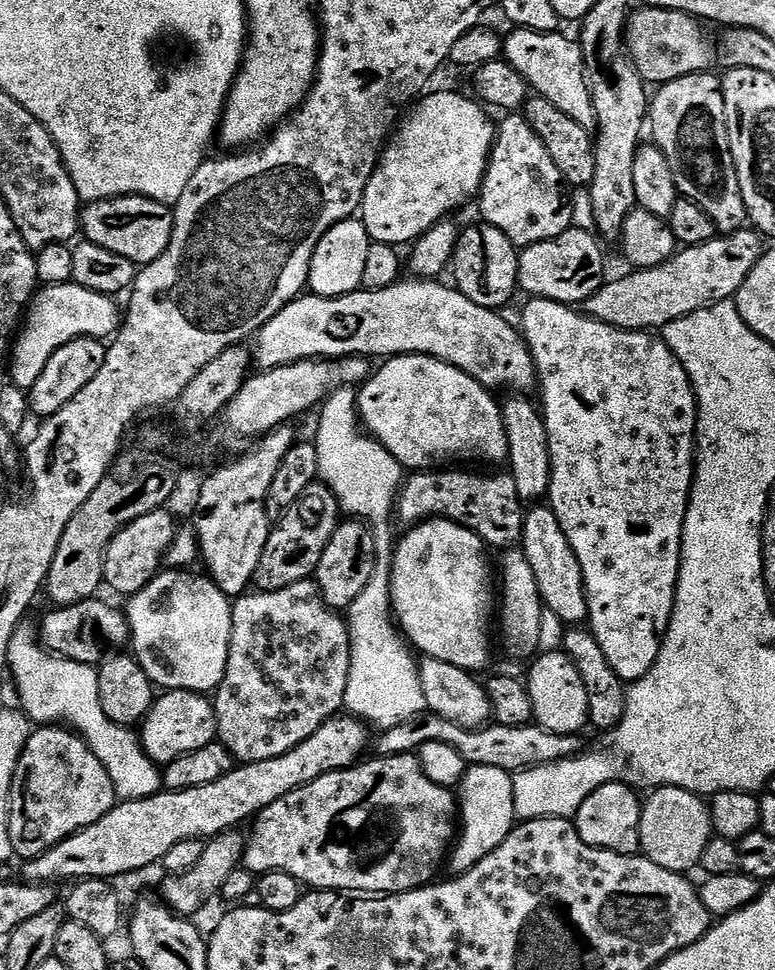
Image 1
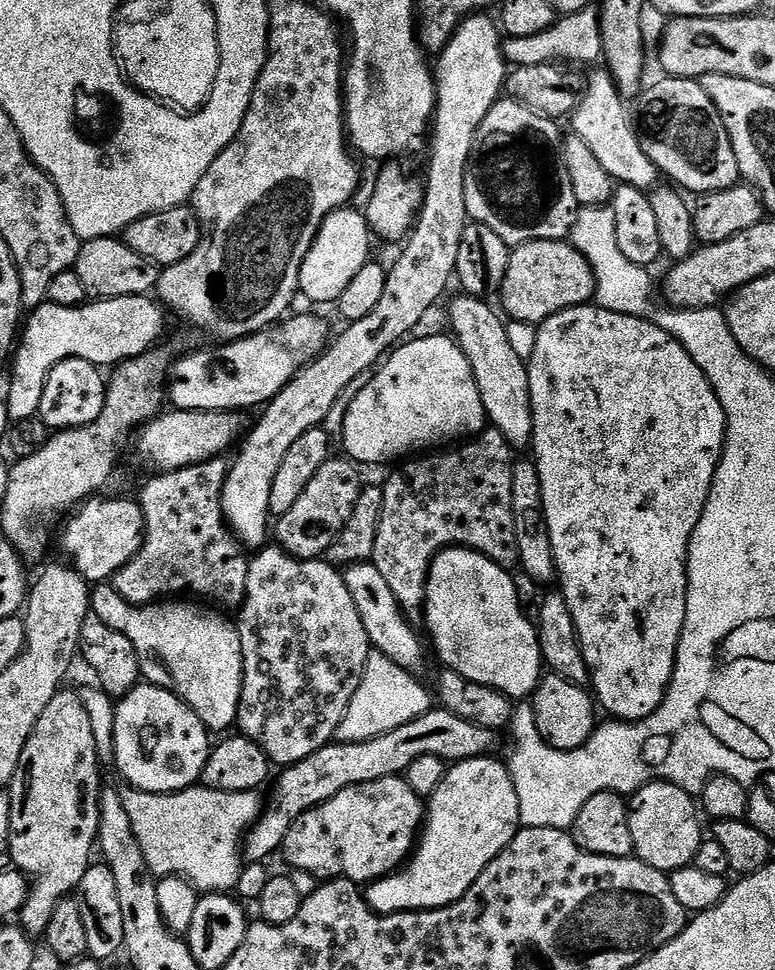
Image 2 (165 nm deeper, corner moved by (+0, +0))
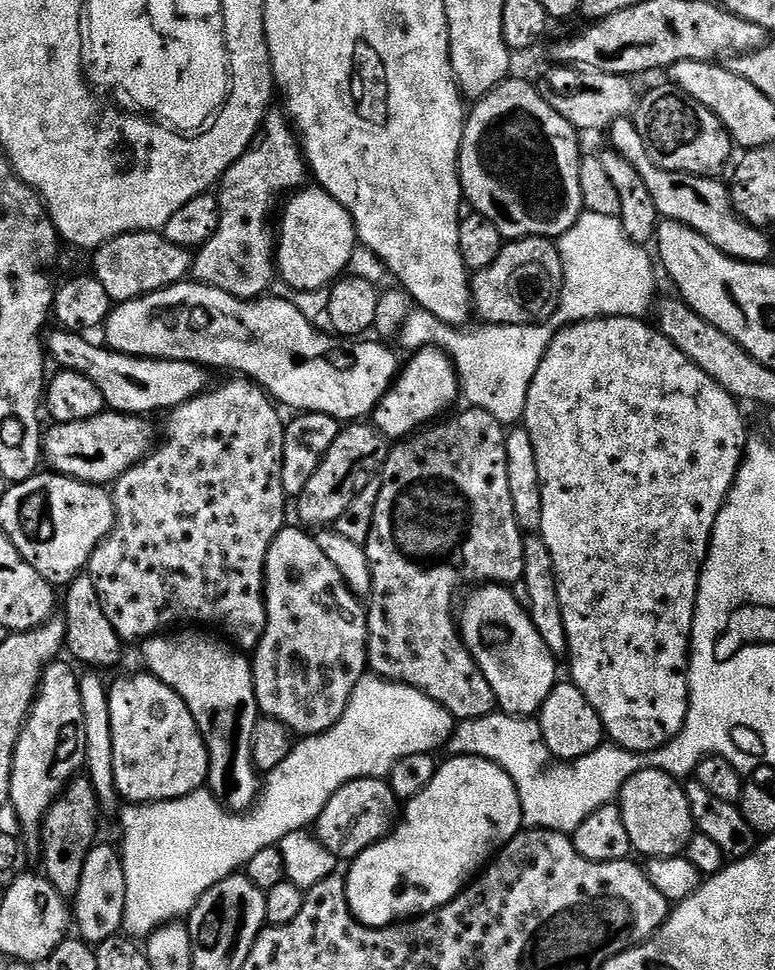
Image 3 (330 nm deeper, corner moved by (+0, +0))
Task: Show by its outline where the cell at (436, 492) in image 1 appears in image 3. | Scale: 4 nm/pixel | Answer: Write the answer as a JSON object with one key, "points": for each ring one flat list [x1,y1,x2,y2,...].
{"points":[[471,406,465,407,465,409,465,412,460,412,457,416,449,415,443,422,433,423,431,426,415,433,411,438,405,438,395,445,394,451,389,455,388,461,384,463,382,469,384,485,376,499,374,526,370,530,370,538,366,545,370,574,372,575,372,594,370,597,372,605,368,604,366,608,368,614,369,669,384,680,392,680,396,684,408,684,412,688,418,689,434,702,441,704,448,713,456,717,457,721,460,722,490,716,497,711,498,705,490,682,486,682,482,670,469,654,463,639,456,637,458,632,456,588,462,587,463,584,483,586,493,583,501,586,511,586,516,580,523,580,525,538,525,533,520,529,518,522,514,518,514,498,510,498,510,474,506,474,508,432,505,425,497,422,490,414,486,414,486,410]]}

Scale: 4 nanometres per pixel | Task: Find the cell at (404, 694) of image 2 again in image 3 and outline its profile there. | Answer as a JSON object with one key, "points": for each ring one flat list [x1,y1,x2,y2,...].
{"points":[[366,674,360,679,358,686,354,686,354,694,350,698,340,721,322,734,297,739,293,743,288,757,273,772,267,773,263,777,260,795,256,797,255,804,247,812,237,814,228,811,208,790,191,792,182,797,181,800,163,800,157,804,128,804,121,807,118,817,120,816,120,832,124,835,124,841,119,841,118,847,121,856,124,857,124,869,126,870,126,914,124,915,123,931,132,938,147,938,156,928,187,917,194,905,202,898,202,894,206,894,206,890,210,890,215,884,222,882,228,876,237,875,241,869,248,865,250,858,254,858,254,854,258,854,258,850,275,848,279,845,280,840,286,838,288,834,311,829,319,820,322,810,326,810,326,802,330,802,330,798,334,798,334,794,338,794,338,790,342,790,342,786,346,786,355,780,379,780,387,777,392,768,398,762,402,762,402,758,410,758,410,754,439,753,439,748,443,749,448,741,452,739,457,723,456,717,448,713,441,704,434,702,426,694,422,694,418,689,412,688,408,684,396,684,392,680,384,680,375,674]]}

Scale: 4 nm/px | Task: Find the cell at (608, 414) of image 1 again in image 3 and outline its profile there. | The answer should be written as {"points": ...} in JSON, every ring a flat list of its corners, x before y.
{"points":[[600,316,597,320,583,320,577,324,570,324,566,328,559,329,556,337,550,342,542,362,538,366,538,374,530,382,530,390,526,394,526,410,522,427,530,434,530,442,534,442,534,458,538,458,538,482,542,486,542,526,539,536,546,542,546,550,550,550,550,558,554,558,554,574,556,575,556,585,558,586,558,602,562,606,562,622,566,622,566,638,568,639,567,659,572,660,571,683,586,694,586,702,594,706,598,718,602,722,607,739,620,748,625,748,627,752,637,754,647,754,666,746,682,730,686,722,688,713,688,657,692,646,692,623,694,622,694,610,696,609,696,599,698,598,698,582,700,581,700,571,704,565,704,560,708,557,708,547,712,541,712,531,714,522,718,522,718,514,726,502,728,492,736,480,736,475,740,469,740,462,744,458,744,449,750,433,744,429,744,416,740,413,741,405,706,370,702,370,678,346,667,340,660,333,659,328,653,326,647,319,635,316]]}

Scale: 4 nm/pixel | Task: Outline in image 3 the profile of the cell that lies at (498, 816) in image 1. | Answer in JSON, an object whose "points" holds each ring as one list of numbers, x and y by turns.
{"points":[[452,756,448,758,445,764,443,761,437,767,434,778,430,778,430,786,426,786,426,790,422,790,422,794,418,794,403,805,402,815,392,831,374,846,362,850,362,854,358,854,355,860,347,865,348,909,352,911,353,918,360,924,367,926,367,928,386,928,390,924,398,924,438,910,442,906,449,904,459,892,464,891,469,881,495,857,496,853,501,848,505,848,521,832,523,824,524,815,522,814,520,799,518,798,518,790,510,778,510,774,506,774,506,770,502,770,494,762,490,762,481,756]]}

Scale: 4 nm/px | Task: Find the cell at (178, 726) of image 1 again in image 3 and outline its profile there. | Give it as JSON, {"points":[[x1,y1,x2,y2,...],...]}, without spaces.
{"points":[[151,674,143,675,128,676,125,680,118,681,116,685,113,683,108,690,108,697,110,698,110,730,114,730,113,760,116,791,120,793,121,801,128,804,157,804,163,800,181,800,186,794,199,792,205,787,208,779,208,751,206,750,206,742,194,722,194,714,190,714,190,710,186,706,186,702,182,702,182,698,178,698,178,694,174,690,170,690,170,686,166,686,156,676]]}

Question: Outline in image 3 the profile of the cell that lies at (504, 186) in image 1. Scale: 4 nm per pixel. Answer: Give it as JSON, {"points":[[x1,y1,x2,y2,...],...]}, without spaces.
{"points":[[515,78,503,80,493,92,486,94,471,105,464,121,464,137,460,147,460,189,464,191,467,207,469,204,472,207,469,209,477,216,490,218,490,222,494,222,494,226,498,226,498,230,508,242,525,240,531,236,543,236,545,238,564,236,566,230,570,230,570,226,574,226,574,222,578,222,580,213,584,211,582,186,578,186,578,170,582,159,580,139,582,136,577,128,570,122,566,122,566,118,562,118,562,114,558,114,558,110,554,110,550,106,550,102,546,102,546,98,542,98,539,87,535,83,527,84,526,81,515,80]]}

